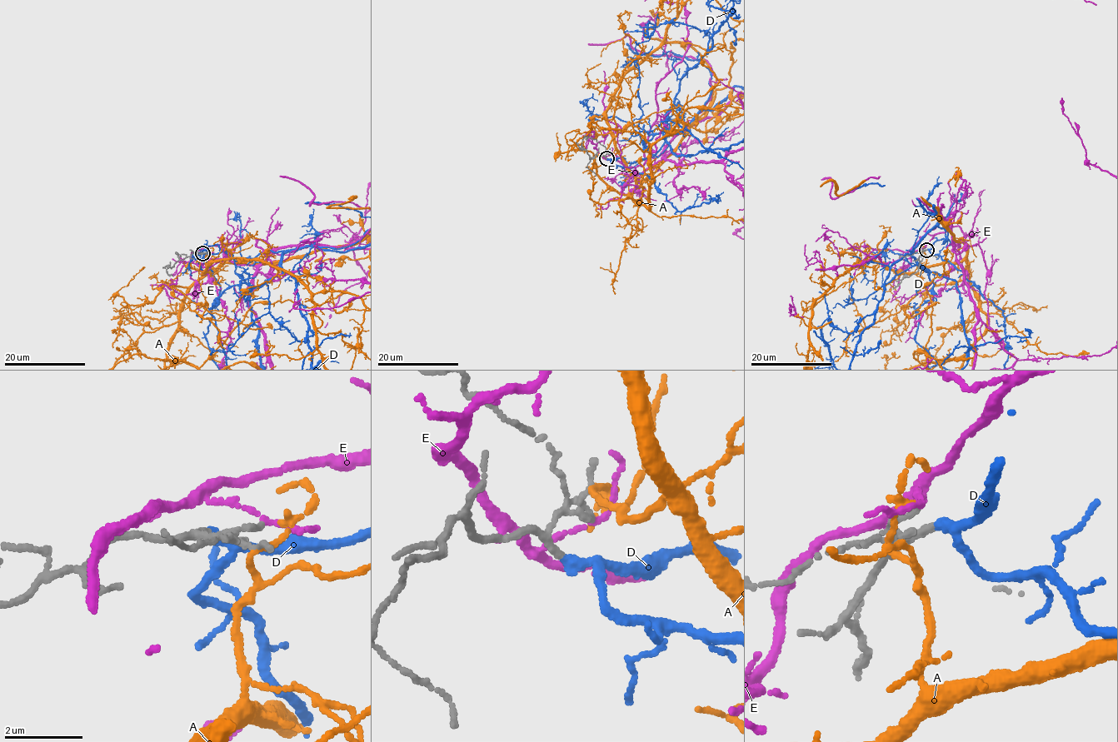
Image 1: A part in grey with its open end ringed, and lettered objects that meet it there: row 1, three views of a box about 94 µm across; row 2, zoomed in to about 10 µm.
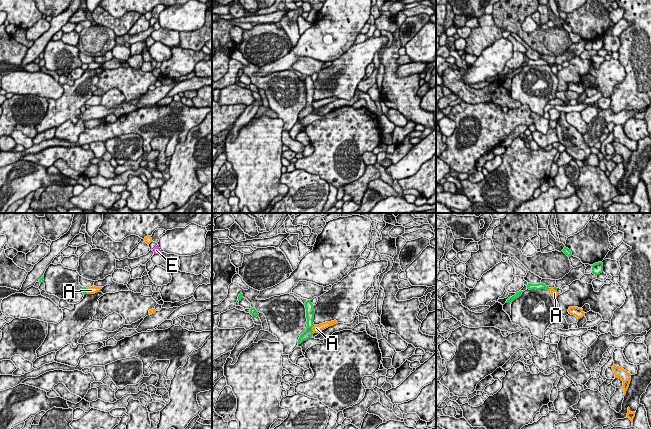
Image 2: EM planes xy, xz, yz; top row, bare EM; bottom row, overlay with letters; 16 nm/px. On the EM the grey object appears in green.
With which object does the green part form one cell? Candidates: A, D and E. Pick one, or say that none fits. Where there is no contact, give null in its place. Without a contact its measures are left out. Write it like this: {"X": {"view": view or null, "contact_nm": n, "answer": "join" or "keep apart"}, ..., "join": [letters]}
{"A": {"view": "xz", "contact_nm": 150, "answer": "keep apart"}, "D": {"view": null, "answer": "join"}, "E": {"view": null, "answer": "keep apart"}, "join": ["D"]}

